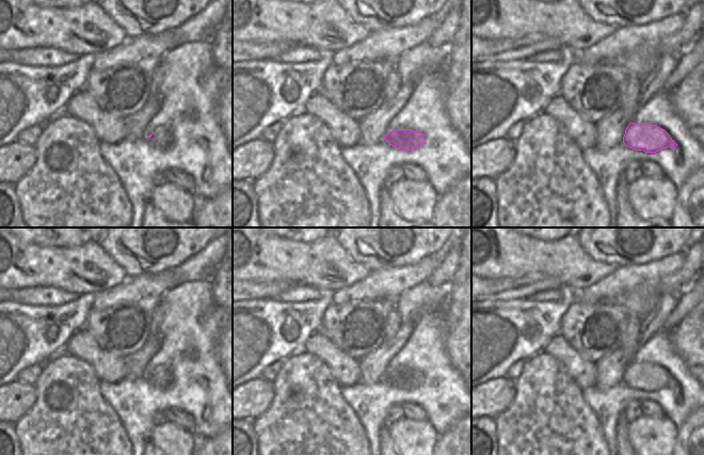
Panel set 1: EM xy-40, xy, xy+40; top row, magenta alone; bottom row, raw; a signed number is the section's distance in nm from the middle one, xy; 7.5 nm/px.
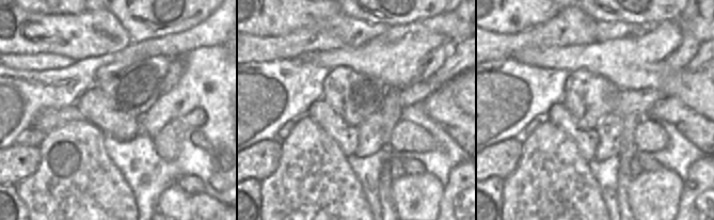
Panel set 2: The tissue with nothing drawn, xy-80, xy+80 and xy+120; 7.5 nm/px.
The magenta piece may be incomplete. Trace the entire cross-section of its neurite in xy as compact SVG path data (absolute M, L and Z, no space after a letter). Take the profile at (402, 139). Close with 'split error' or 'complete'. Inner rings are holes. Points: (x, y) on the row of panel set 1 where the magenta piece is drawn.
M398 129L387 132L384 140L400 151L415 151L425 143L425 135L413 129Z; complete

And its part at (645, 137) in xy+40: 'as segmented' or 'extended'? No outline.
as segmented

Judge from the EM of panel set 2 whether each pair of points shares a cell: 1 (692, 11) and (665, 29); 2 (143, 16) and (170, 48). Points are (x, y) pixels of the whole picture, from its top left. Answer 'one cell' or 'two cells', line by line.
1: two cells
2: two cells

